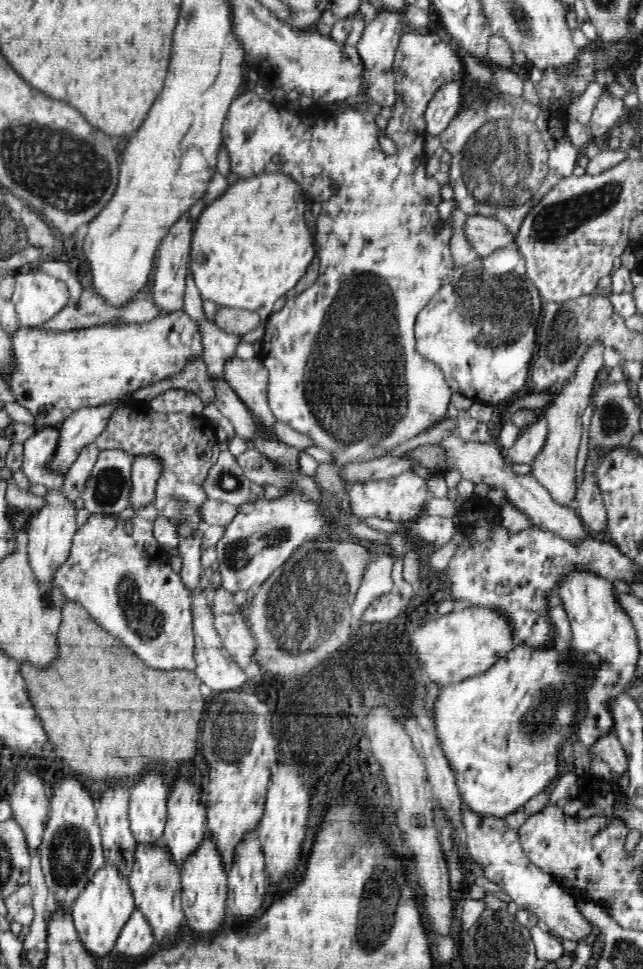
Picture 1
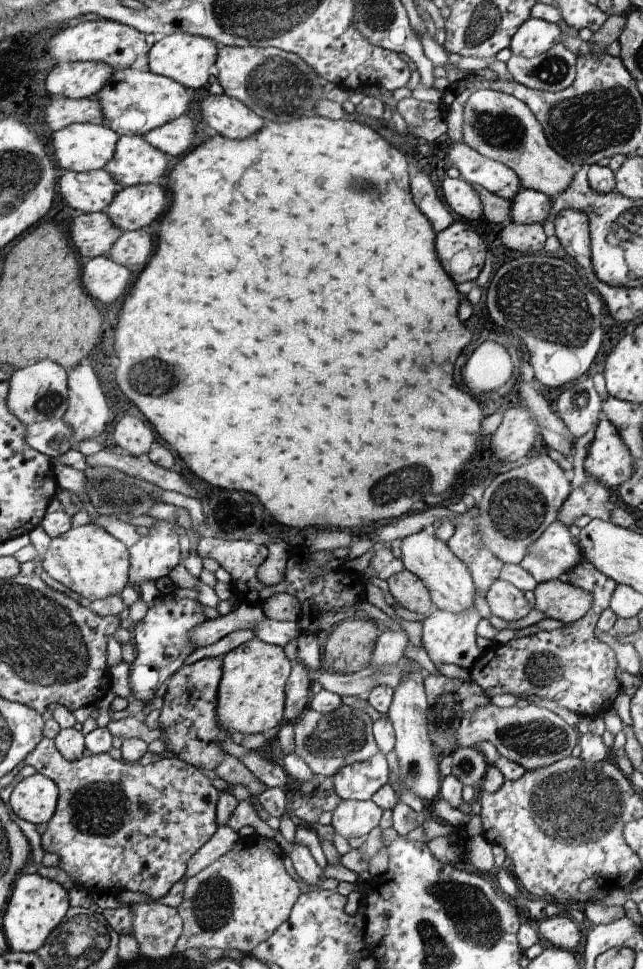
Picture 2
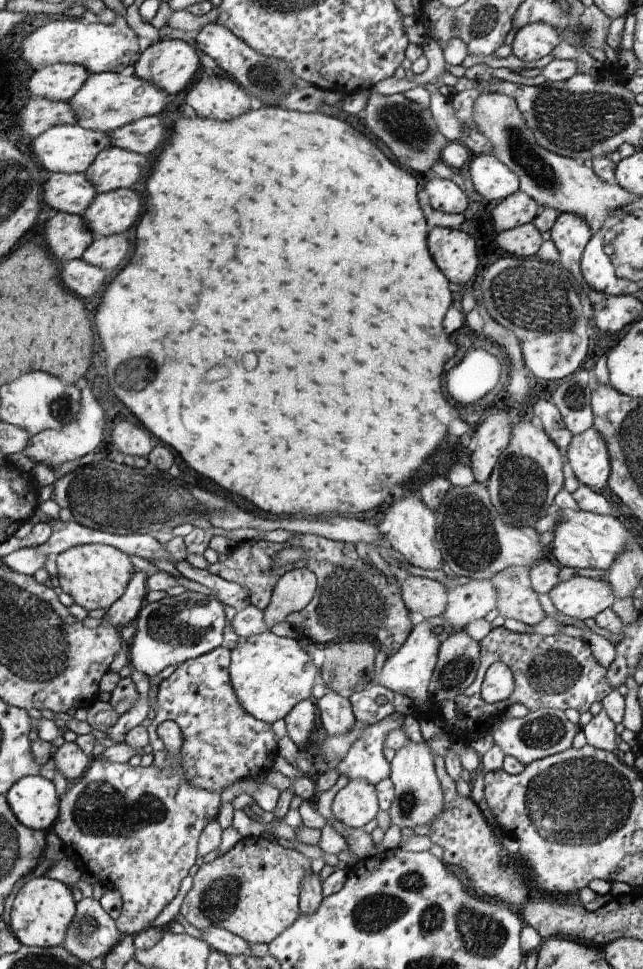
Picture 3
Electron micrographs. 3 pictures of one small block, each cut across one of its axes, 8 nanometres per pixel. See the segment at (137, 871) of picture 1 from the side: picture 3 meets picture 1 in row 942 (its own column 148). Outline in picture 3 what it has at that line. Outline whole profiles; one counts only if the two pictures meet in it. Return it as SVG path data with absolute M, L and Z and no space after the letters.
M108 147L98 153L96 160L83 173L93 183L96 194L107 193L118 188L134 188L136 182L146 178L152 170L152 162L146 155Z

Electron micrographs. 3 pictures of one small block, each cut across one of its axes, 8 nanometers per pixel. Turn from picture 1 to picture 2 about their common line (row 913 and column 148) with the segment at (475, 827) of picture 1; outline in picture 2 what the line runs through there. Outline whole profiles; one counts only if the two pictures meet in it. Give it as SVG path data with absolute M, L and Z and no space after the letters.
M157 519L154 526L149 528L148 534L138 540L136 544L130 547L130 584L140 586L142 582L153 582L169 576L172 570L180 562L180 544L179 536L176 534L176 524L168 520Z

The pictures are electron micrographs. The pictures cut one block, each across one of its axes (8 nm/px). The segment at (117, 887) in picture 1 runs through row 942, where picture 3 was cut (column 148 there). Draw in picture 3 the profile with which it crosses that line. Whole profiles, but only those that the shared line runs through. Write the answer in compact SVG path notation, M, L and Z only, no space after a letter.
M132 72L126 73L89 73L89 80L82 85L82 88L68 101L76 115L76 125L93 131L110 133L118 127L140 120L144 117L159 115L168 96L153 83L138 78Z

